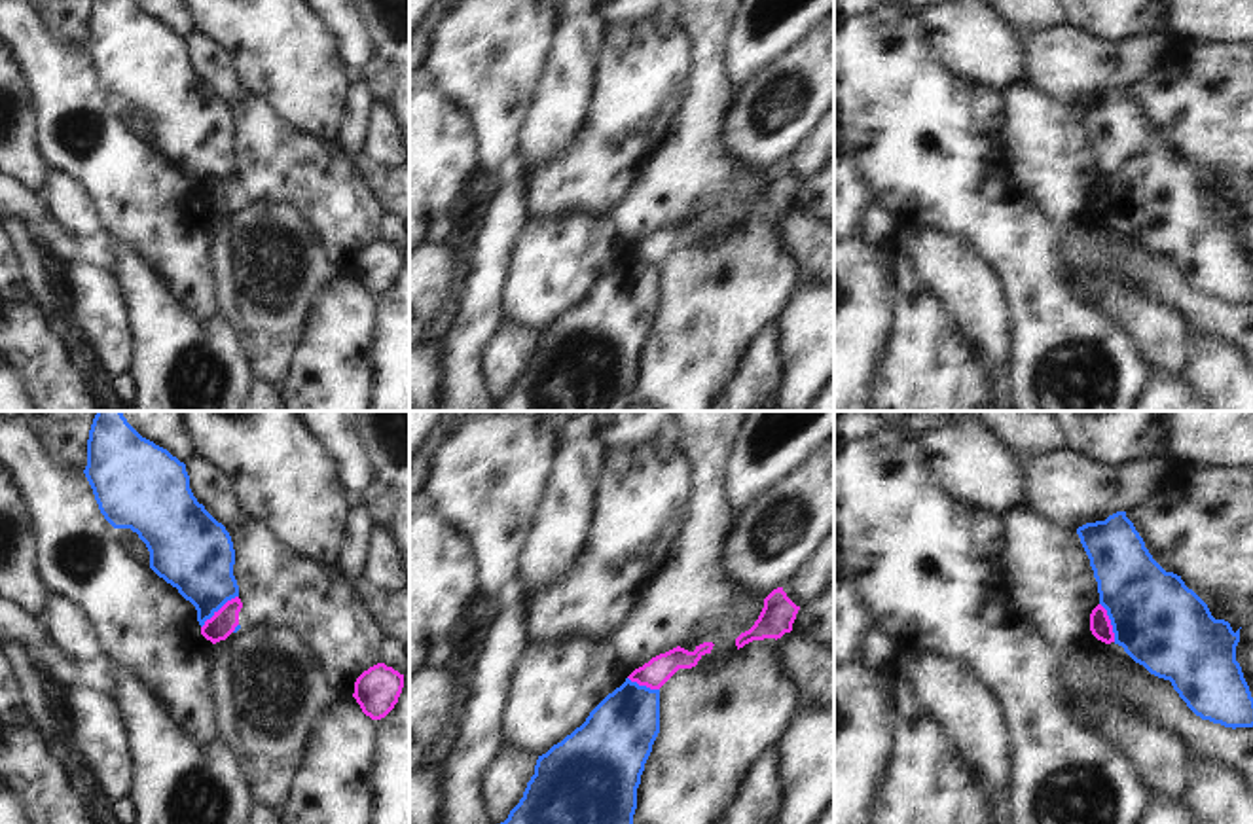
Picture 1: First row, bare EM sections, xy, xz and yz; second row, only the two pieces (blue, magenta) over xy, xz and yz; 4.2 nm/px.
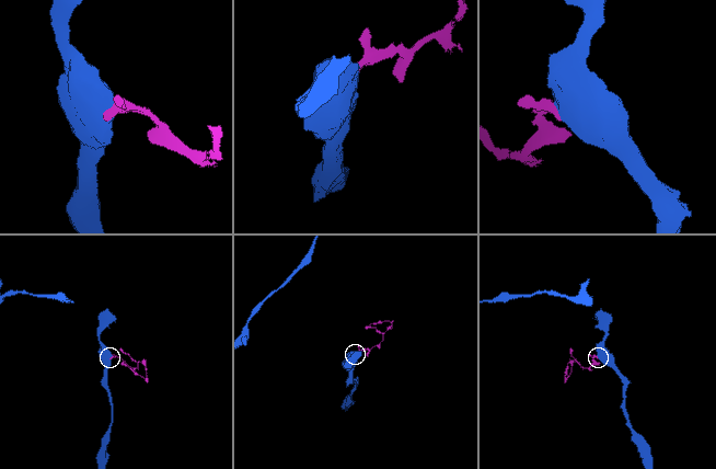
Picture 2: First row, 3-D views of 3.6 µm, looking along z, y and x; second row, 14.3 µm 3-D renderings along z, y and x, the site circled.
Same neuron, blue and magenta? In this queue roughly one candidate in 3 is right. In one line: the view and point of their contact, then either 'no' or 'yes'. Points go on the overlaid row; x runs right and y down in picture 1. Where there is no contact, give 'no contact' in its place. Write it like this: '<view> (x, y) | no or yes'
xy (218, 609) | no

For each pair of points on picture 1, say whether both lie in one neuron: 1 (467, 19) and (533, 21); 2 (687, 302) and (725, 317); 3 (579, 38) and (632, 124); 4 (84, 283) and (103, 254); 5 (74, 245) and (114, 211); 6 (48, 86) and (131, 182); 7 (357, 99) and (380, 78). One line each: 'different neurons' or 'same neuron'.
1: same neuron
2: same neuron
3: different neurons
4: different neurons
5: different neurons
6: same neuron
7: different neurons

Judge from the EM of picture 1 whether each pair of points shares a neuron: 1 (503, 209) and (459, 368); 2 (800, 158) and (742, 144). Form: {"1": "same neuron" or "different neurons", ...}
{"1": "same neuron", "2": "different neurons"}

